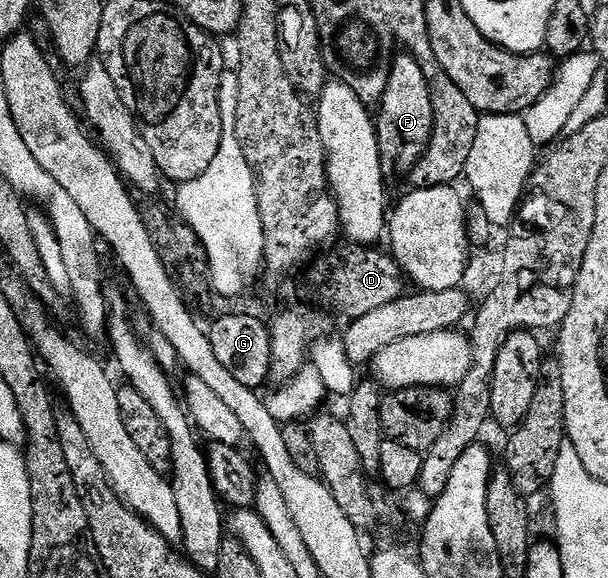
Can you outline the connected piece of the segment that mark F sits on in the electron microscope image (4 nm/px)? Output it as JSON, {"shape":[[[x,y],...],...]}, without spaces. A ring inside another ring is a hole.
{"shape":[[[401,54],[389,64],[387,89],[383,89],[383,97],[375,111],[381,168],[387,177],[407,177],[425,156],[433,139],[433,102],[425,71],[414,55]]]}

